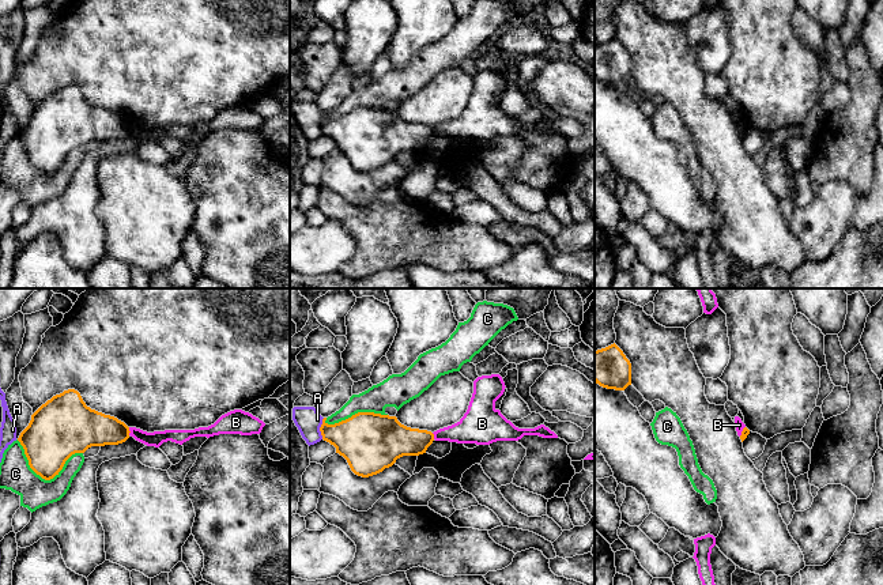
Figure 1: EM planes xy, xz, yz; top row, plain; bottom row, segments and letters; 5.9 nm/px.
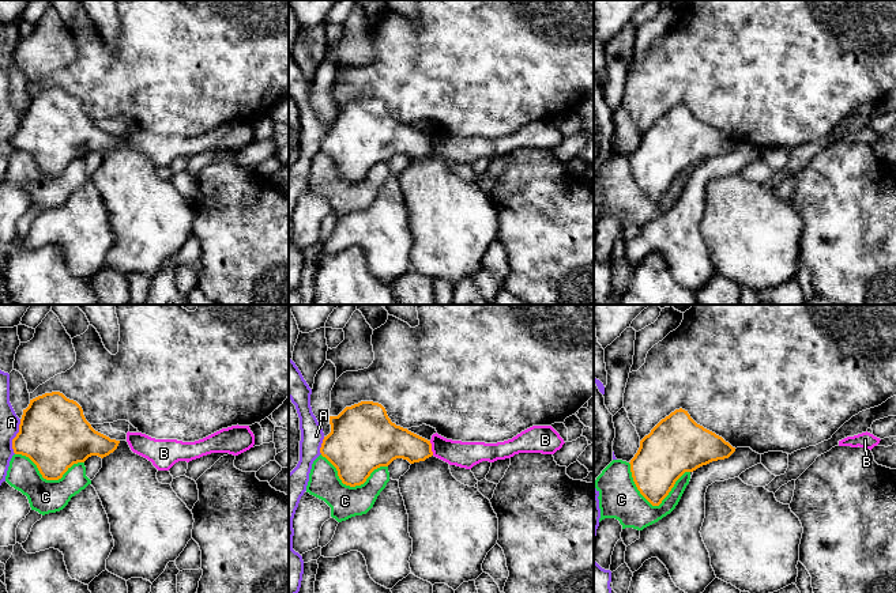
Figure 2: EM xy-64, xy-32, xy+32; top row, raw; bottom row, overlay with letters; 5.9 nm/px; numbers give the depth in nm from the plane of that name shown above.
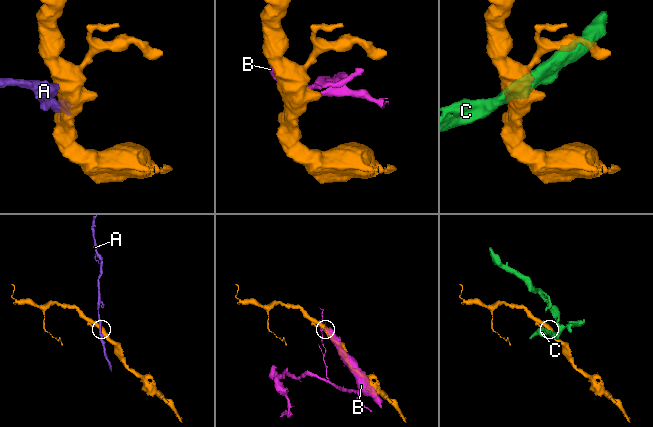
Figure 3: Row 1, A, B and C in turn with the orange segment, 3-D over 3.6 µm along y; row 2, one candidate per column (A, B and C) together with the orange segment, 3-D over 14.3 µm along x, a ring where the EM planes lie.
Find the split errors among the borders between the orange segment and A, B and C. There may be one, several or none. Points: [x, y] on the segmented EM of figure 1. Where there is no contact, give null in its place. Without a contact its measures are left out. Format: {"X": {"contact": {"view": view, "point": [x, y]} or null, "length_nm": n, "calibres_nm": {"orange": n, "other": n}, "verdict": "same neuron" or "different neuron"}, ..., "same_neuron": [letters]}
{"A": {"contact": {"view": "xz", "point": [320, 429]}, "length_nm": 130, "calibres_nm": {"orange": 300, "other": 150}, "verdict": "different neuron"}, "B": {"contact": {"view": "xy", "point": [129, 431]}, "length_nm": 50, "calibres_nm": {"orange": 220, "other": 90}, "verdict": "different neuron"}, "C": {"contact": {"view": "xy", "point": [44, 478]}, "length_nm": 400, "calibres_nm": {"orange": 320, "other": 190}, "verdict": "different neuron"}, "same_neuron": []}

